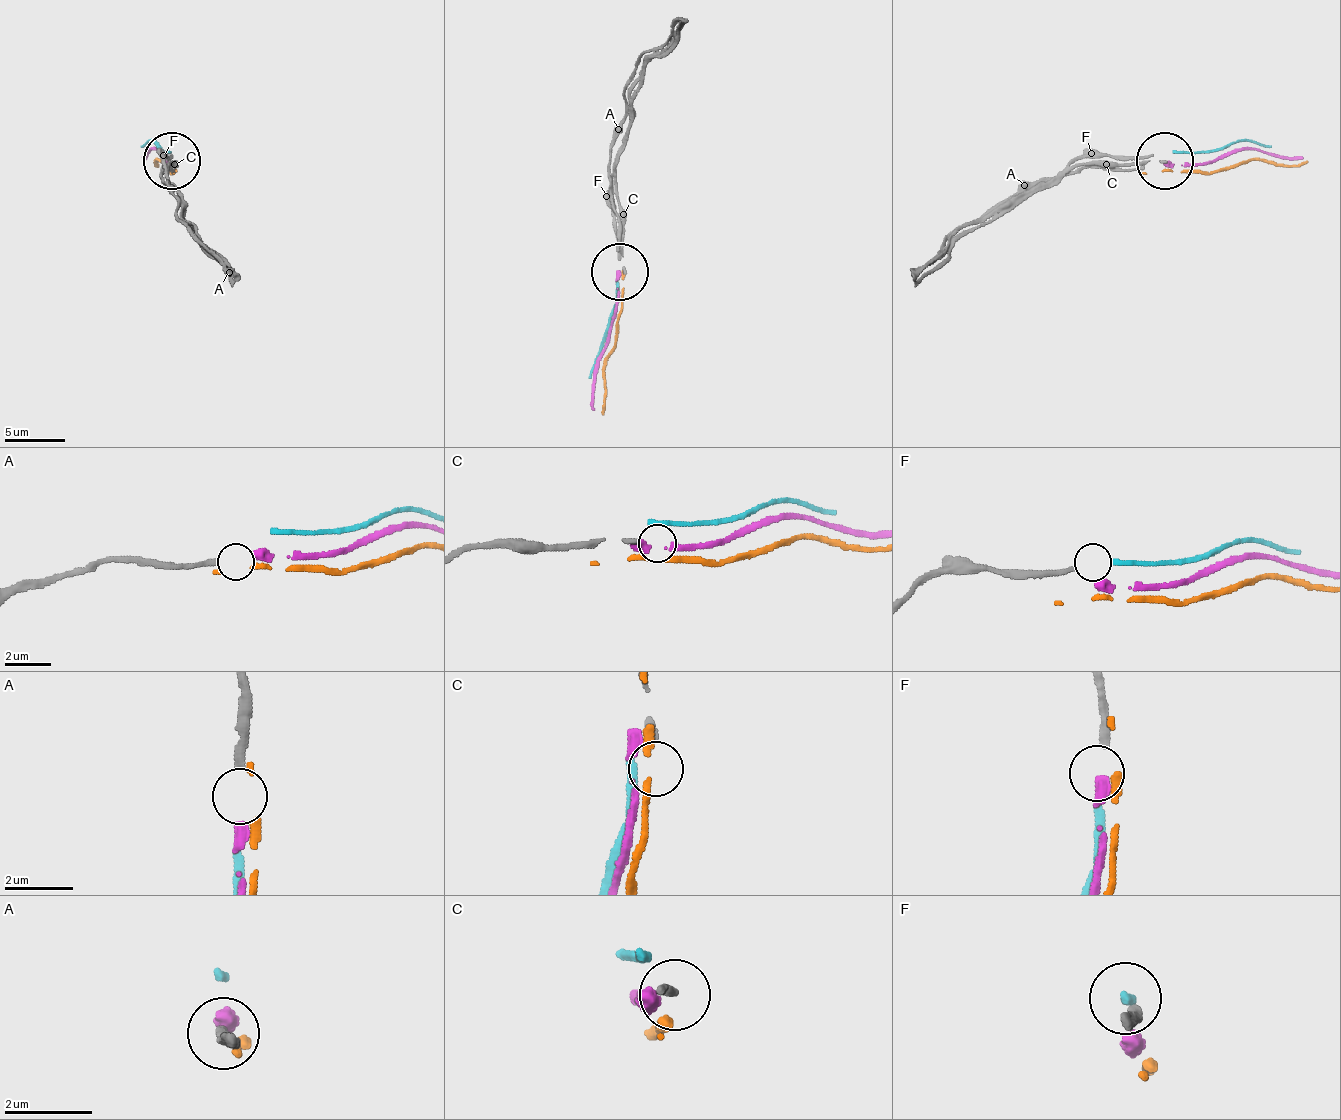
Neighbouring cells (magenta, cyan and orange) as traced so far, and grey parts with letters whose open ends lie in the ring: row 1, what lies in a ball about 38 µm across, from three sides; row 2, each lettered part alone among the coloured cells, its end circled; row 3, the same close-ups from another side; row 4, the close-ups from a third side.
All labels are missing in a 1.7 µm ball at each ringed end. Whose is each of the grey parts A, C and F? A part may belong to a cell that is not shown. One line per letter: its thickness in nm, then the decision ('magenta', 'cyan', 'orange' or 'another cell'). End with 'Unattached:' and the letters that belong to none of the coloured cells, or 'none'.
A: 240 nm | magenta
C: 180 nm | another cell
F: 220 nm | cyan
Unattached: C

